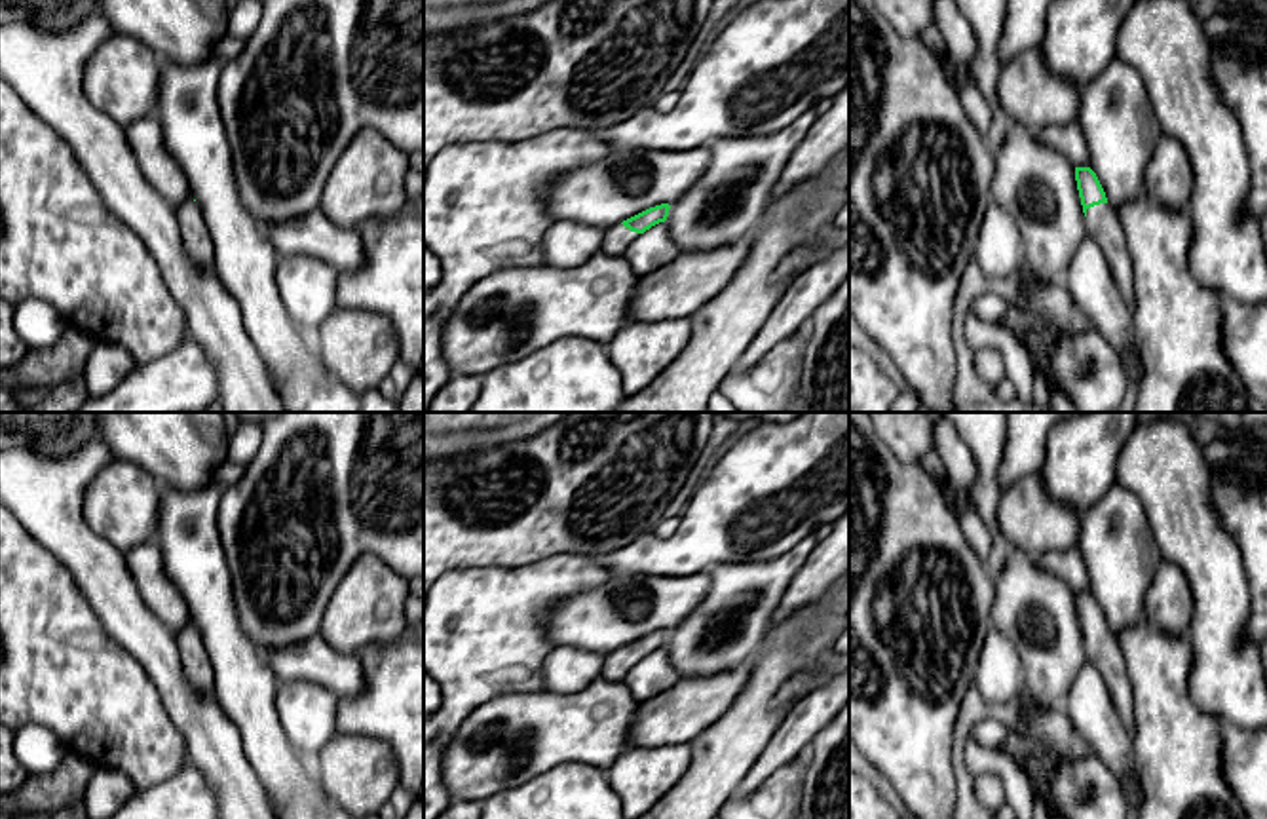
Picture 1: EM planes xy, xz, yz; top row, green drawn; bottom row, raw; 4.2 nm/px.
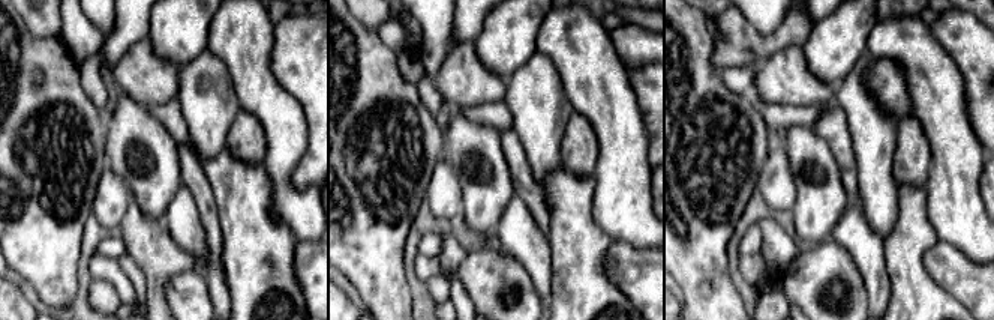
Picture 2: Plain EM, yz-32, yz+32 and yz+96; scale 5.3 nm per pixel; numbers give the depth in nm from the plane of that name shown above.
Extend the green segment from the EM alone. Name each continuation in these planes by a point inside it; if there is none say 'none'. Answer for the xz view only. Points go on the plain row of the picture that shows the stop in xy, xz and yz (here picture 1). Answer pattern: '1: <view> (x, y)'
1: xz (618, 664)

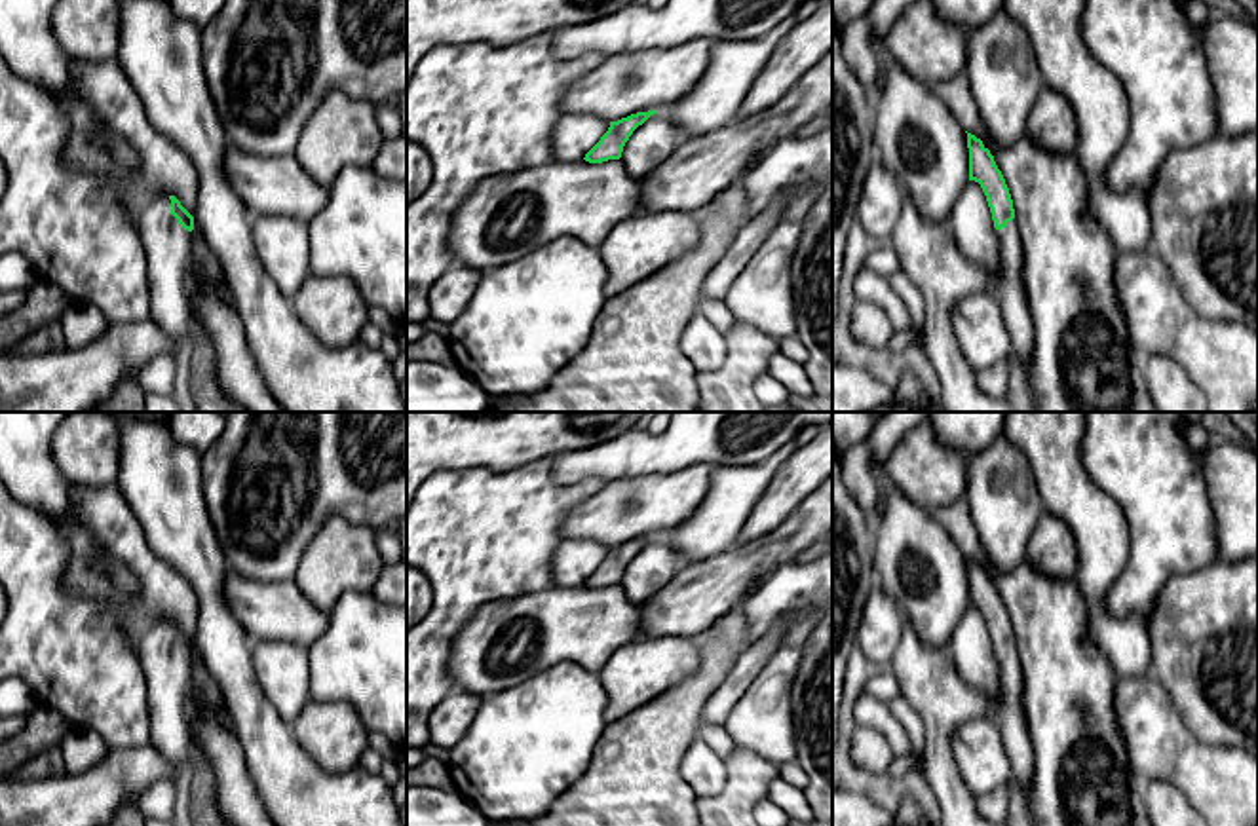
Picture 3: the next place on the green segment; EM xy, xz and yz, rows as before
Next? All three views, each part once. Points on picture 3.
1: xy (166, 669)

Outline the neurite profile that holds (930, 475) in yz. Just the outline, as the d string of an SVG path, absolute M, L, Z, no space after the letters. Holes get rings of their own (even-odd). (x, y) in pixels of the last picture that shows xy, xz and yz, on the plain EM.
M922 422L905 433L889 454L884 480L912 503L931 511L963 499L969 460L941 446L929 422Z

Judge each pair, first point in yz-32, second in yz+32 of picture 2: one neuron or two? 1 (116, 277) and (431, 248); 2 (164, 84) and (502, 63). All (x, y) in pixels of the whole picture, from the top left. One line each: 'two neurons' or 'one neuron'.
1: two neurons
2: two neurons

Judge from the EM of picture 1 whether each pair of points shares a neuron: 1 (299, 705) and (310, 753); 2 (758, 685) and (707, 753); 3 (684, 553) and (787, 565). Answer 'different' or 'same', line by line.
1: same
2: same
3: different

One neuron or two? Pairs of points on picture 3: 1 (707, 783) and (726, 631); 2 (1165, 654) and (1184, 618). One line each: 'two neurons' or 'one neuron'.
1: two neurons
2: one neuron

